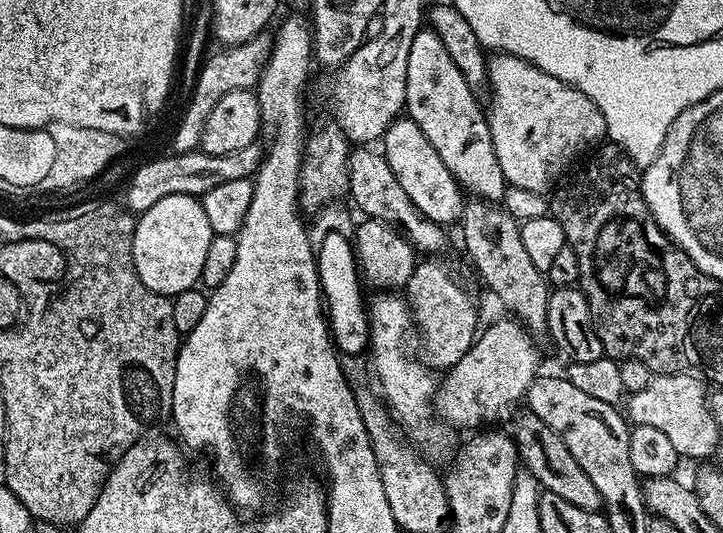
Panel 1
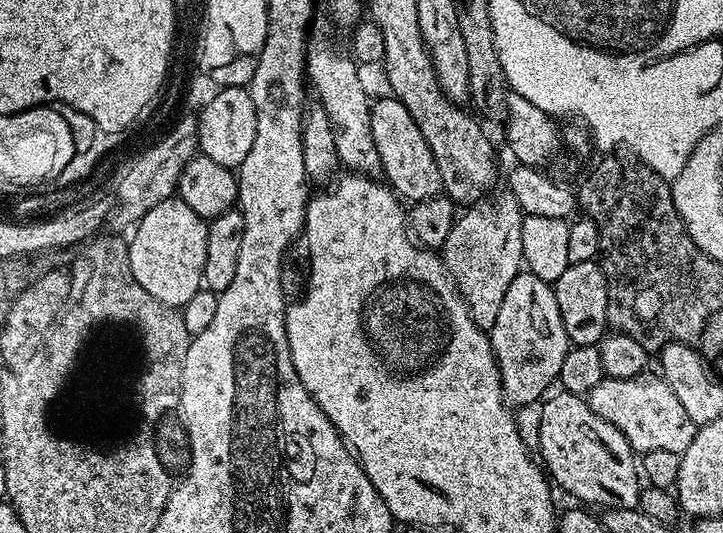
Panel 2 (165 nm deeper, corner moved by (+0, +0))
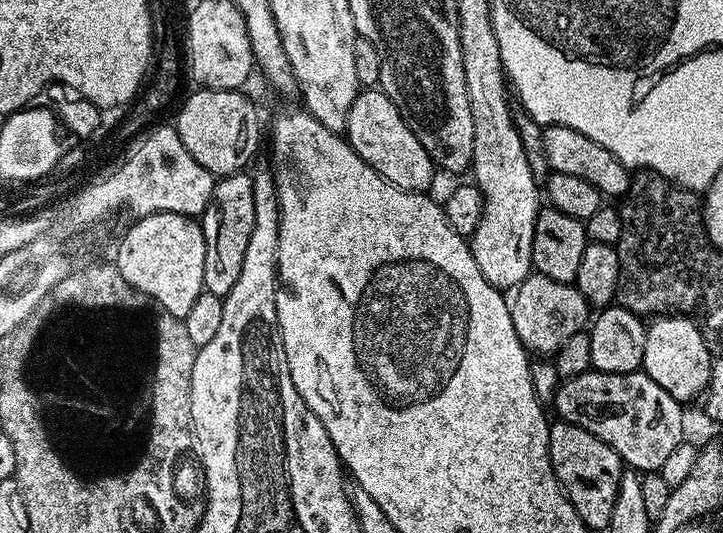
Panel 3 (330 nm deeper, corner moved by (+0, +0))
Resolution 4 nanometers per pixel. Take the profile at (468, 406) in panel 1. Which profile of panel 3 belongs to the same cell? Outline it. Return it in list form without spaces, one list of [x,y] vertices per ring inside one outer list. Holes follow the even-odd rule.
[[[531,274],[515,289],[514,295],[516,297],[511,297],[510,300],[514,330],[518,330],[518,338],[529,353],[556,353],[562,342],[570,338],[570,334],[581,331],[589,323],[590,305],[572,284],[563,284],[539,274]]]

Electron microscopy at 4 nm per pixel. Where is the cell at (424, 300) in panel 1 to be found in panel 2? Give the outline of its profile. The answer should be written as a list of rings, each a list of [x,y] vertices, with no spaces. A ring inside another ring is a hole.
[[[507,190],[497,191],[495,196],[496,205],[493,208],[465,207],[452,223],[442,249],[444,266],[465,299],[472,321],[485,330],[492,328],[506,291],[522,270],[524,262],[522,222],[525,215]]]

